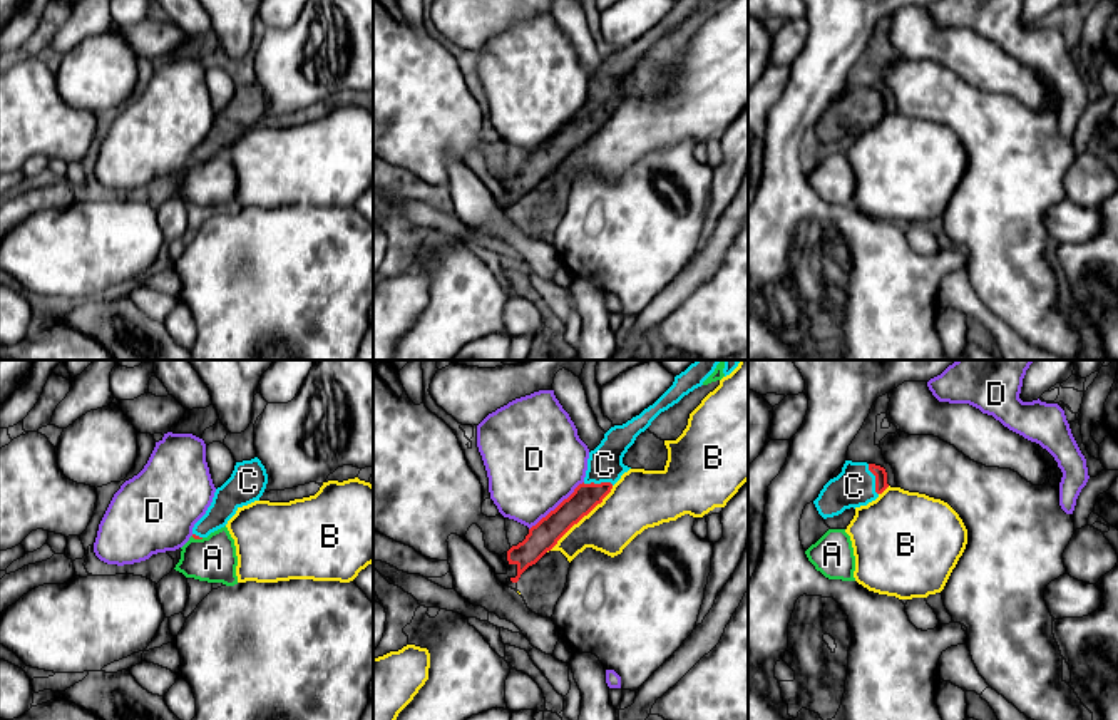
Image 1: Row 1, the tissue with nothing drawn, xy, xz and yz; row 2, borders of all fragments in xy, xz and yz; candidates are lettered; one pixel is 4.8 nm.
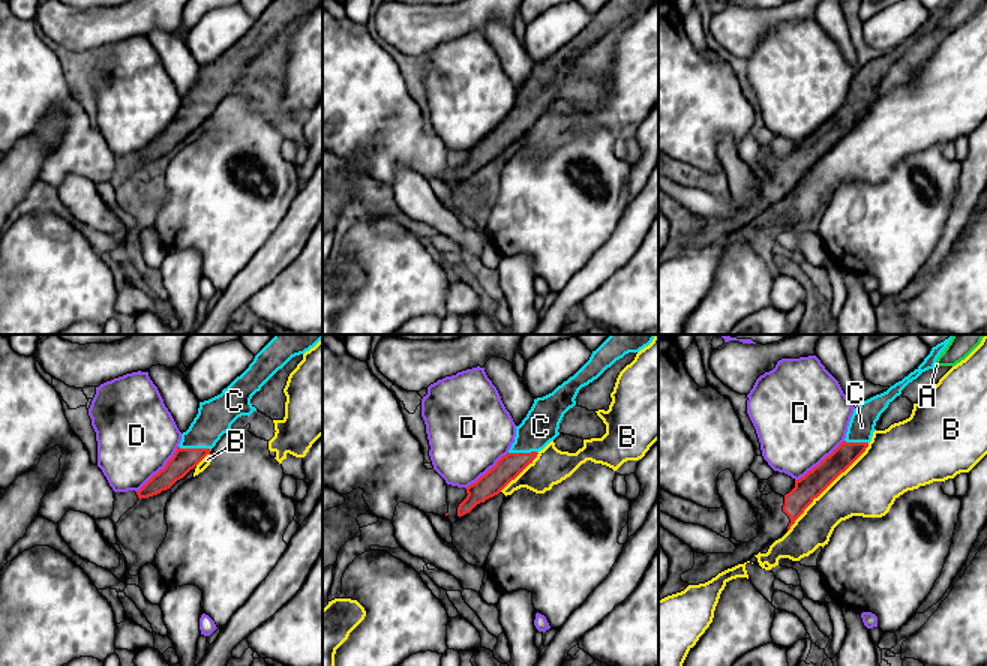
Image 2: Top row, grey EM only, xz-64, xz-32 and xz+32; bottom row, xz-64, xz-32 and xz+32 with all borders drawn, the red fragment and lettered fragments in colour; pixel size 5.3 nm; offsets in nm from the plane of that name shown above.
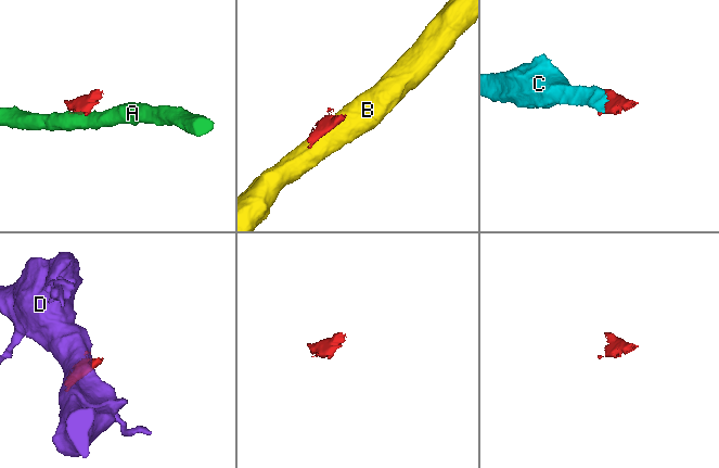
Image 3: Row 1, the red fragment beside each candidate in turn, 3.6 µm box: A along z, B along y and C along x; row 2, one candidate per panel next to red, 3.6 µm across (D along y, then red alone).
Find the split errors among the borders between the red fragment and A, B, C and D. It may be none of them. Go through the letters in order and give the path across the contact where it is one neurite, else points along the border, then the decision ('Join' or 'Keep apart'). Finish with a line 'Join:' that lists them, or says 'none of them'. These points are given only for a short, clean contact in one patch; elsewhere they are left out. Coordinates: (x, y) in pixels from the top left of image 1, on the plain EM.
A: Boundary: xy (191, 161), (203, 163). Keep apart
B: Keep apart
C: Path across: yz (881, 101), (876, 104), (854, 111). Join
D: Keep apart
Join: C

